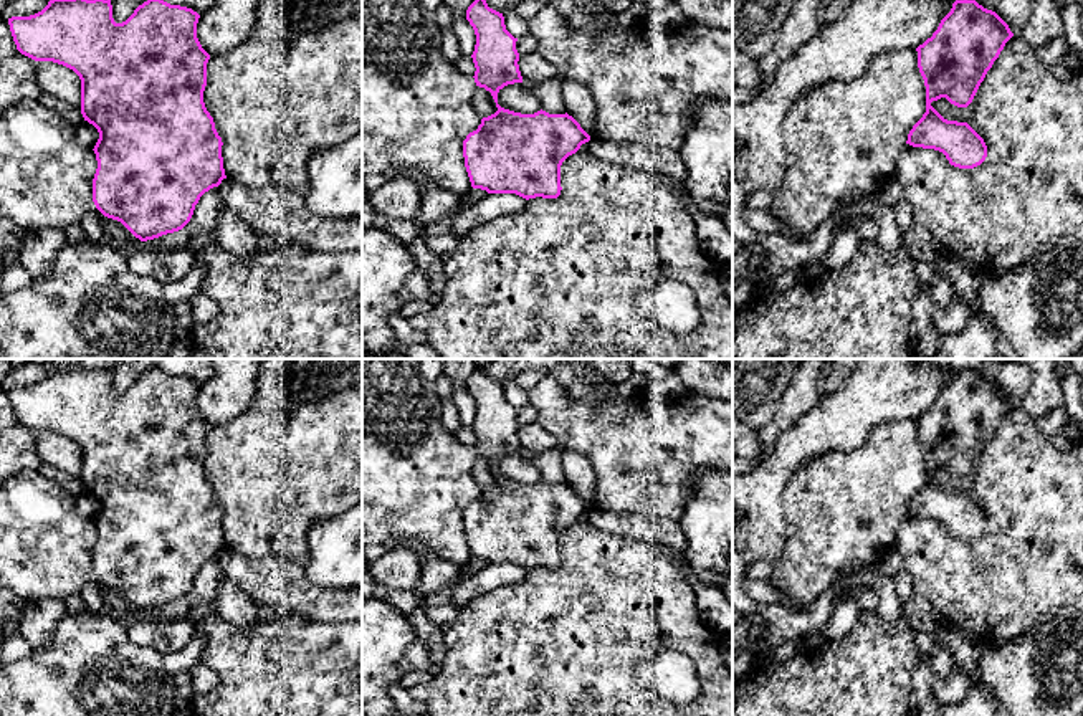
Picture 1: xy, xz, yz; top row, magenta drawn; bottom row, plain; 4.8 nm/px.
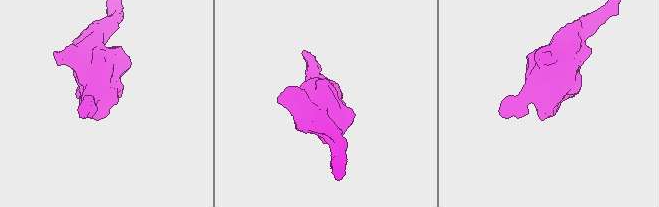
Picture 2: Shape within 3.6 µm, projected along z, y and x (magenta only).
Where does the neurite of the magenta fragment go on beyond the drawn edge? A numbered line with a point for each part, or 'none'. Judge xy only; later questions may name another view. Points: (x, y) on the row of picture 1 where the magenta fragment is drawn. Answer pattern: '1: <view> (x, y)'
none

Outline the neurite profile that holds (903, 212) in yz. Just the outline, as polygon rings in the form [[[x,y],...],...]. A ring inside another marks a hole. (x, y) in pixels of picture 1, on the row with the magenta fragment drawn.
[[[901,198],[891,210],[901,230],[908,230],[914,223],[913,207],[906,198]]]

